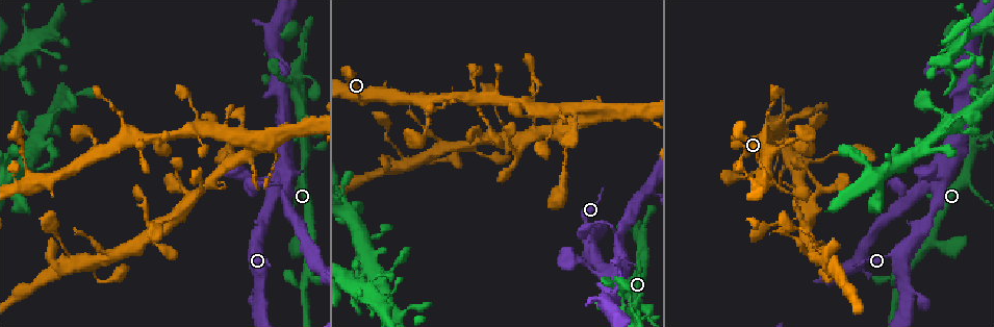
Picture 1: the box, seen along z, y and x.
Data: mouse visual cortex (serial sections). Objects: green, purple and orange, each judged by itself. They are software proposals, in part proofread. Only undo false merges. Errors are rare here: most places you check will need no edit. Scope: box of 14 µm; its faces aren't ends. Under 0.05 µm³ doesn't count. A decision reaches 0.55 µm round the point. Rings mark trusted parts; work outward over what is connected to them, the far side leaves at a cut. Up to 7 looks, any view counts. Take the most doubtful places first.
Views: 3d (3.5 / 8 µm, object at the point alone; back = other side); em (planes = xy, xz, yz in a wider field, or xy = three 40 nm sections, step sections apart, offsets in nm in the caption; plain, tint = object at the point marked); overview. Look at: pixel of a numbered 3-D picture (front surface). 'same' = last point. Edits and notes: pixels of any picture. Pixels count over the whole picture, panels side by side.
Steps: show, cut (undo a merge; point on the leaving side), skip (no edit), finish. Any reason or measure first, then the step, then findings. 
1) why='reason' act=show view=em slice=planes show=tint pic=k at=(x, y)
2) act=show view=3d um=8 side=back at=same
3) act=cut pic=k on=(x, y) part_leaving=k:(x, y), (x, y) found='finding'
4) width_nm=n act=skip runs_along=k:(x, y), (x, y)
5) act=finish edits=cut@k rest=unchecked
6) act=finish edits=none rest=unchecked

why='a narrow waist' act=show view=3d um=3.5 side=back pic=1 at=(530, 106)

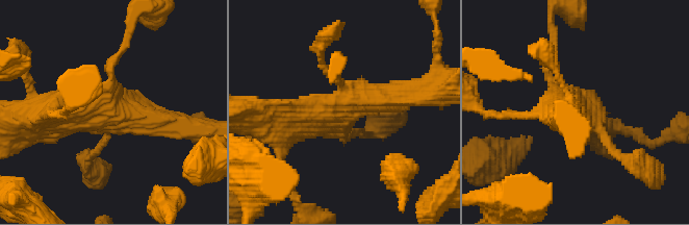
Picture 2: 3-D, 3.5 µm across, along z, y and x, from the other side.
why='now the EM' act=show view=em slice=planes show=tint pic=2 at=(340, 112)

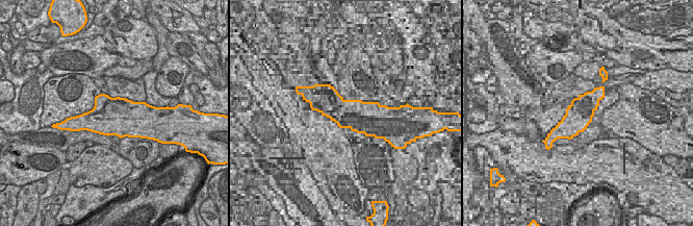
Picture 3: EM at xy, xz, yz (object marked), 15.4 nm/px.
arms=4 act=skip runs_along=2:(405, 95), (271, 122) found='all the same cell'

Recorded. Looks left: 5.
why='thick turns thin' act=show view=3d um=3.5 pic=1 at=(535, 121)

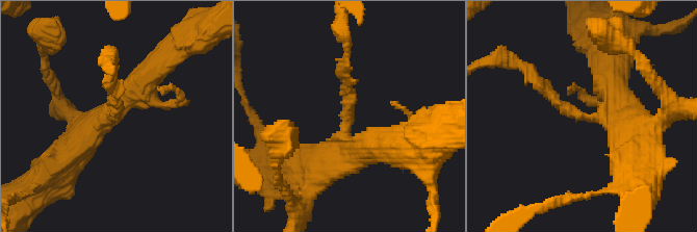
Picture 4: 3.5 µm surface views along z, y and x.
arm_widths_nm=150,400 why='need the tissue' act=show view=em slice=xy step=5 show=tint pic=4 at=(587, 115)

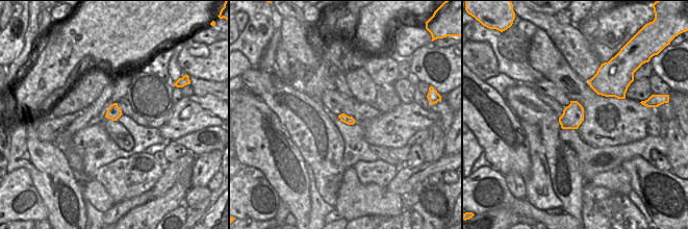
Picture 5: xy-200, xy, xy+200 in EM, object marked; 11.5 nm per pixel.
width_nm=100 act=skip runs_along=4:(372, 148), (351, 153), (344, 136), (344, 65) found='one cell here'

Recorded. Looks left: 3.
why='sudden change in width' act=show view=em slice=xy step=1 show=tint pic=1 at=(905, 250)

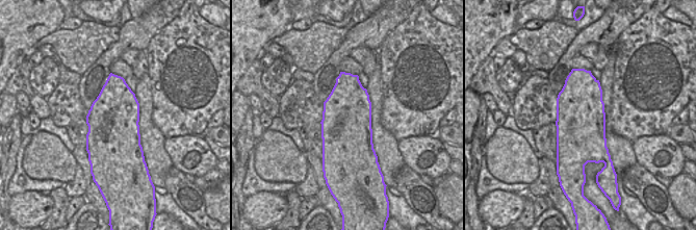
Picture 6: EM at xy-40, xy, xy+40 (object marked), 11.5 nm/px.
why='wider look' act=show view=3d um=3.5 side=back at=same

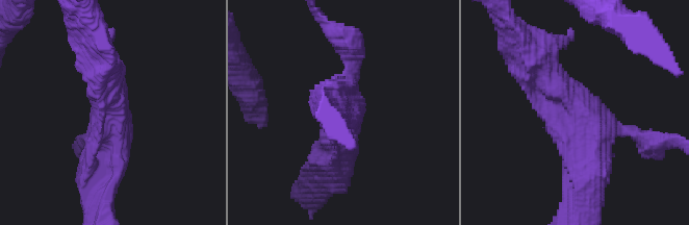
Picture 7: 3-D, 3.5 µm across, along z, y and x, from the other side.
width_nm=600 act=skip runs_along=7:(639, 139), (589, 129), (533, 58) found='all the same cell'

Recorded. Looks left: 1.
act=finish edits=none rest=unchecked

